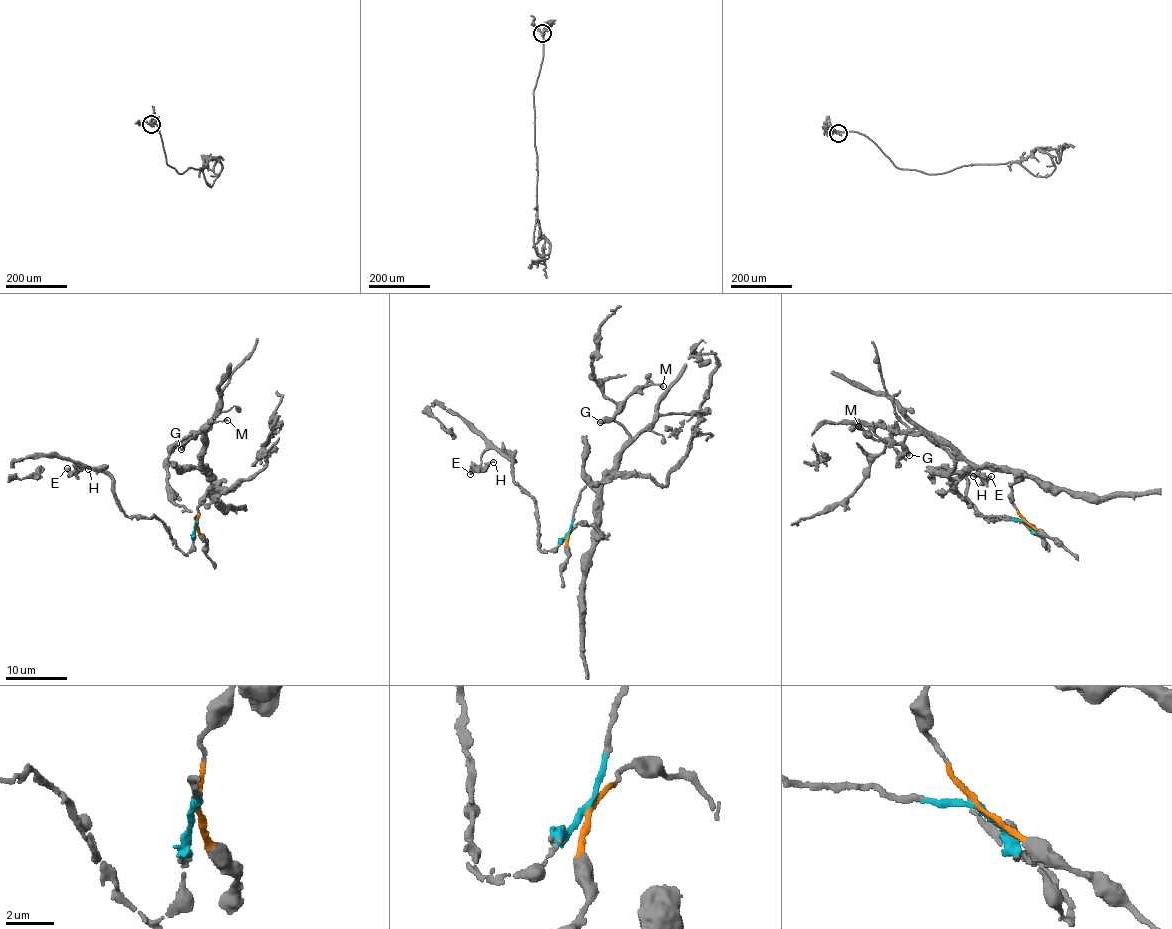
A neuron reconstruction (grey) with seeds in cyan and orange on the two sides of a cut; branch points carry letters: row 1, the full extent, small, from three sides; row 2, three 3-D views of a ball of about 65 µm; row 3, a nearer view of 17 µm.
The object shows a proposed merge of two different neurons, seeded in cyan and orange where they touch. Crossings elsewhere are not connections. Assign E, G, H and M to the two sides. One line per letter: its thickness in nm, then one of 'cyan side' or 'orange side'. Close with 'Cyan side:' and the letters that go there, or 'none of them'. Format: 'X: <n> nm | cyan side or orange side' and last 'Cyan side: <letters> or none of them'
E: 360 nm | cyan side
G: 420 nm | orange side
H: 140 nm | cyan side
M: 220 nm | orange side
Cyan side: E, H

